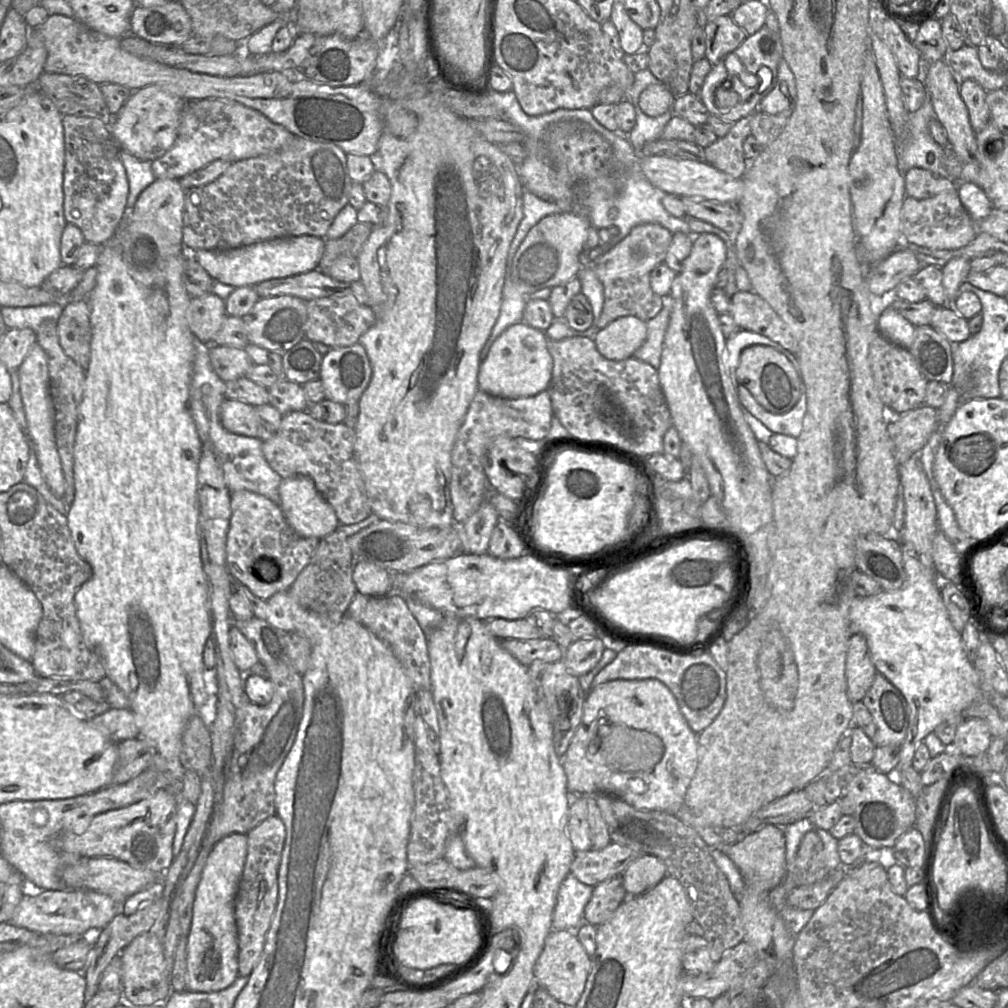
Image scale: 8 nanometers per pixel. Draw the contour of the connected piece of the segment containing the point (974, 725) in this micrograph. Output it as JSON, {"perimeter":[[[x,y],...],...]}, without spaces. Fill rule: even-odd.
{"perimeter":[[[968,718],[958,726],[951,748],[964,756],[984,755],[992,738],[993,736],[984,720]]]}

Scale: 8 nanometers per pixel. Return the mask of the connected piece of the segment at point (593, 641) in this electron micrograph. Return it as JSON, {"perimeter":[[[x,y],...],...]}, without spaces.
{"perimeter":[[[601,637],[577,639],[565,651],[563,662],[570,673],[581,677],[597,665],[605,649]]]}

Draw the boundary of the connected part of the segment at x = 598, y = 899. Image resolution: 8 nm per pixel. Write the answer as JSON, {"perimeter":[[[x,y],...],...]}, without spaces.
{"perimeter":[[[622,875],[609,878],[593,887],[591,899],[584,909],[583,921],[596,927],[609,920],[625,900]]]}

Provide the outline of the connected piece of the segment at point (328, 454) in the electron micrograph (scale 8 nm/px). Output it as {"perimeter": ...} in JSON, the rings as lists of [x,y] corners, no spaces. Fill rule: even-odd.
{"perimeter":[[[307,411],[283,415],[276,433],[263,441],[263,455],[282,478],[310,477],[318,492],[334,509],[340,524],[351,525],[368,517],[371,507],[365,483],[353,454],[355,431],[345,423],[329,424],[313,418]]]}

